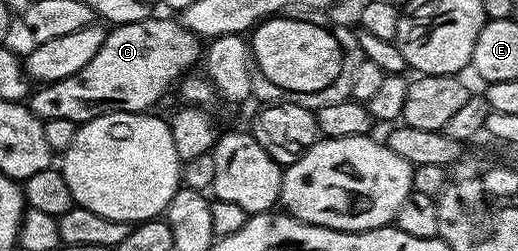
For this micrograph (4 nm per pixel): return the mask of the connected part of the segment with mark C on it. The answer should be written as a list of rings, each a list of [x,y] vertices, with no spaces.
[[[150,16],[146,20],[138,20],[138,24],[112,26],[108,30],[106,40],[102,40],[102,48],[98,48],[98,53],[79,72],[74,72],[74,76],[66,76],[66,80],[41,85],[37,89],[40,91],[37,94],[35,91],[31,95],[30,105],[34,116],[38,116],[44,122],[70,120],[77,124],[83,124],[103,114],[113,114],[114,112],[126,112],[127,114],[148,112],[153,109],[152,105],[155,102],[162,101],[171,90],[173,93],[177,83],[191,71],[188,69],[195,62],[197,65],[201,58],[201,39],[188,31],[175,17],[156,18],[156,16]]]

